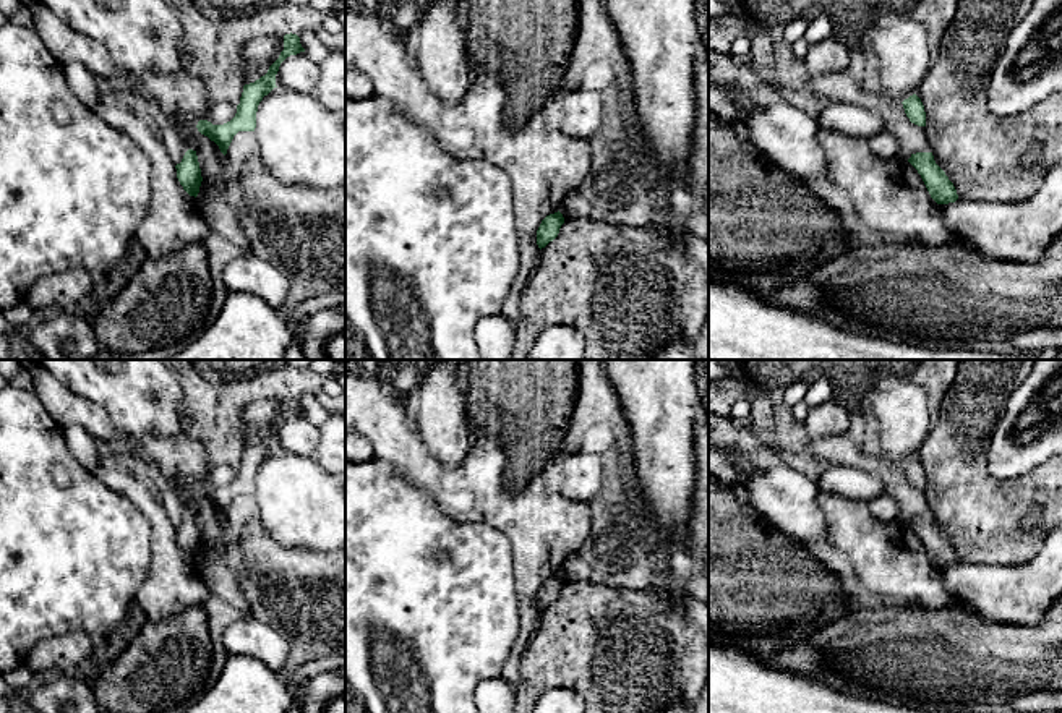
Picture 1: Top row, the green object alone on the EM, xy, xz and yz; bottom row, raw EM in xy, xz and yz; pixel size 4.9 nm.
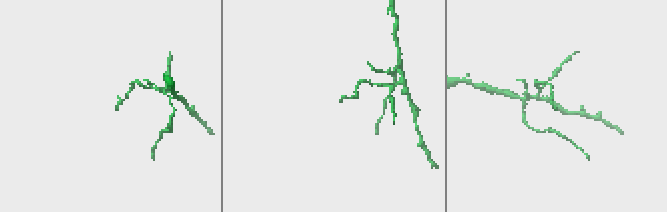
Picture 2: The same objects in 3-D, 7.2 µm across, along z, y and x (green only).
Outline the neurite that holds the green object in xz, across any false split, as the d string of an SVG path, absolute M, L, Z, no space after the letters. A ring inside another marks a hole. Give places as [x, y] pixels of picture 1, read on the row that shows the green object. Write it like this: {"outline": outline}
{"outline": "M559 211L546 216L542 220L537 230L537 245L540 250L545 248L550 241L553 241L558 237L563 224L564 224L564 217Z"}

